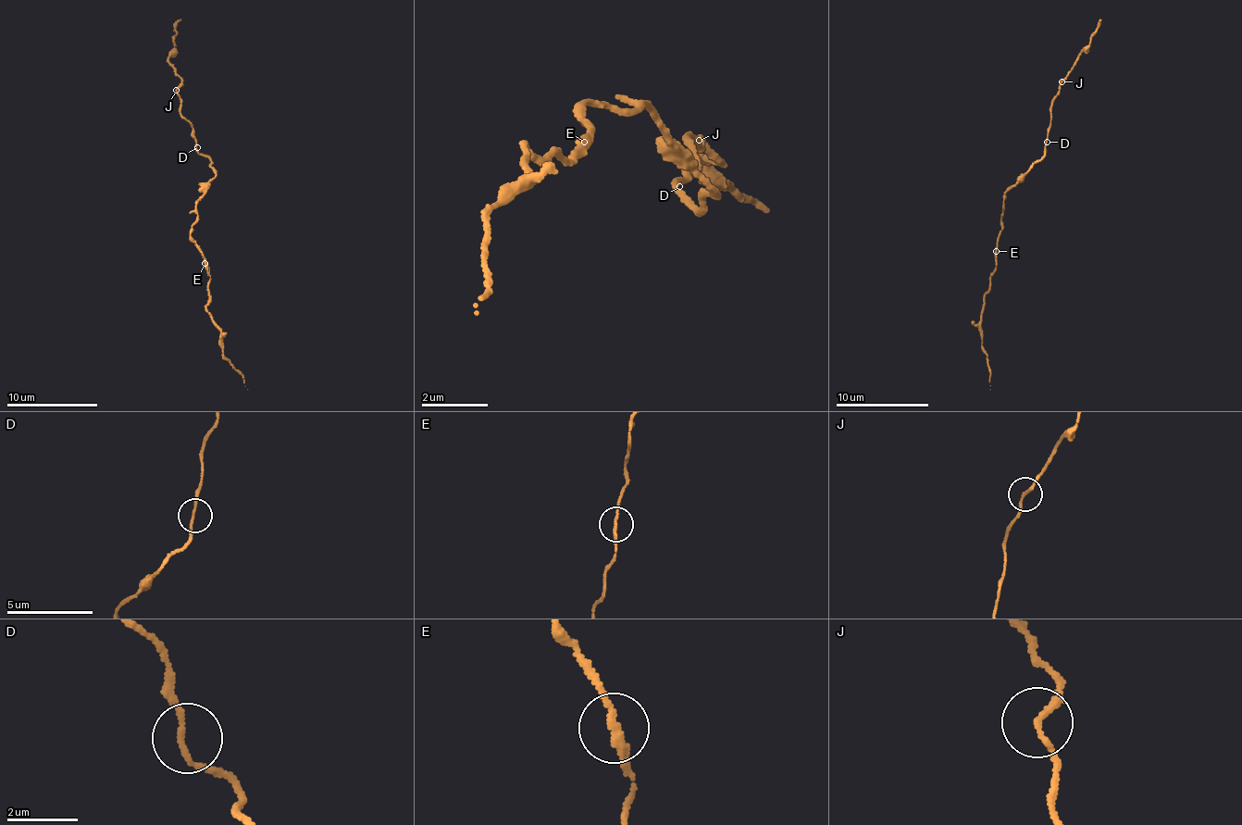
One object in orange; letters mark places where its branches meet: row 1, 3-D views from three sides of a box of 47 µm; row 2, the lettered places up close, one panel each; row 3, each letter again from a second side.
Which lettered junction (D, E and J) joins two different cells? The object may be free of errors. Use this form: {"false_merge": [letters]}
{"false_merge": []}

